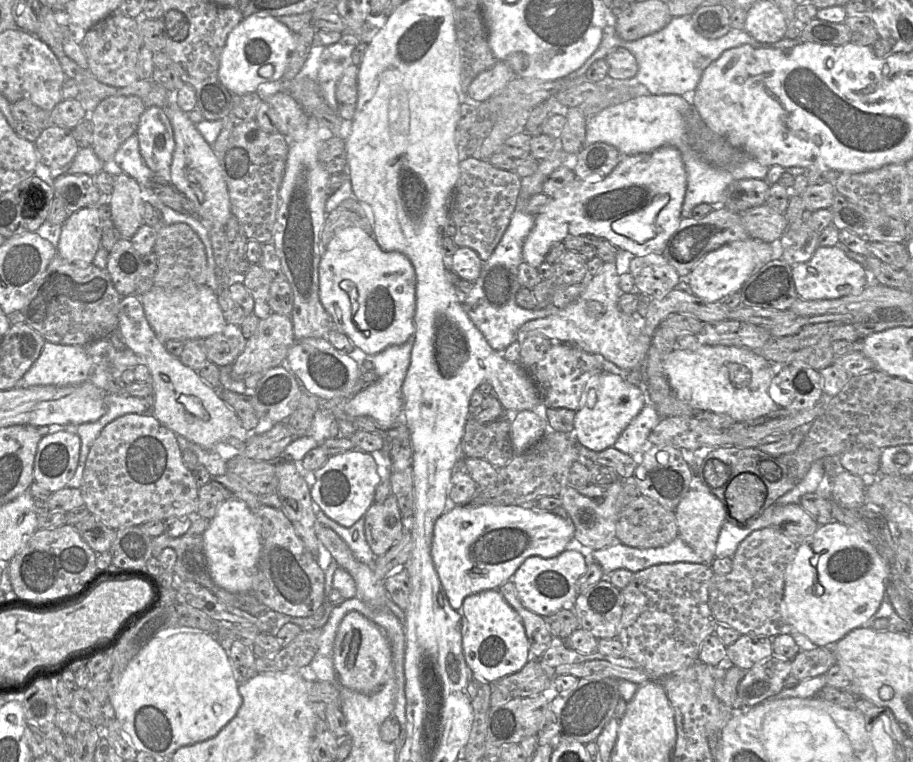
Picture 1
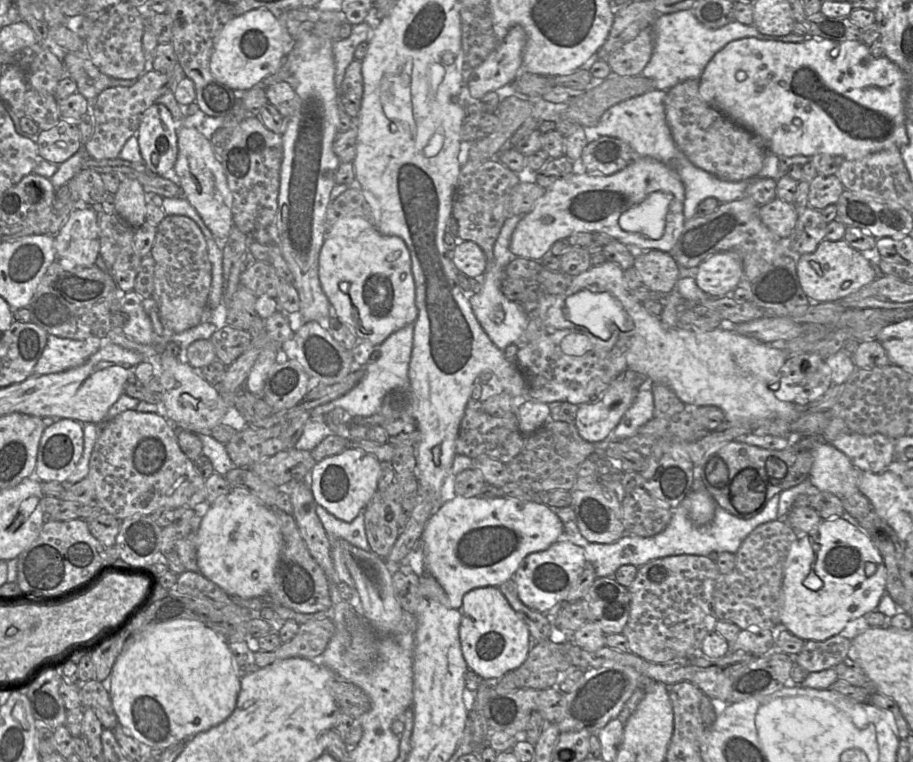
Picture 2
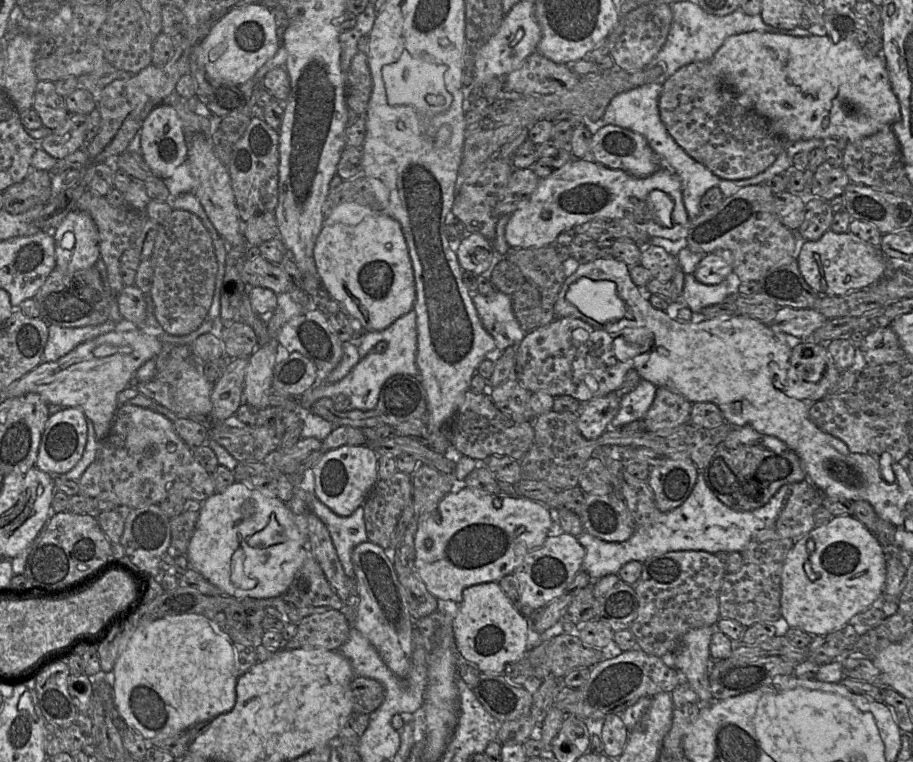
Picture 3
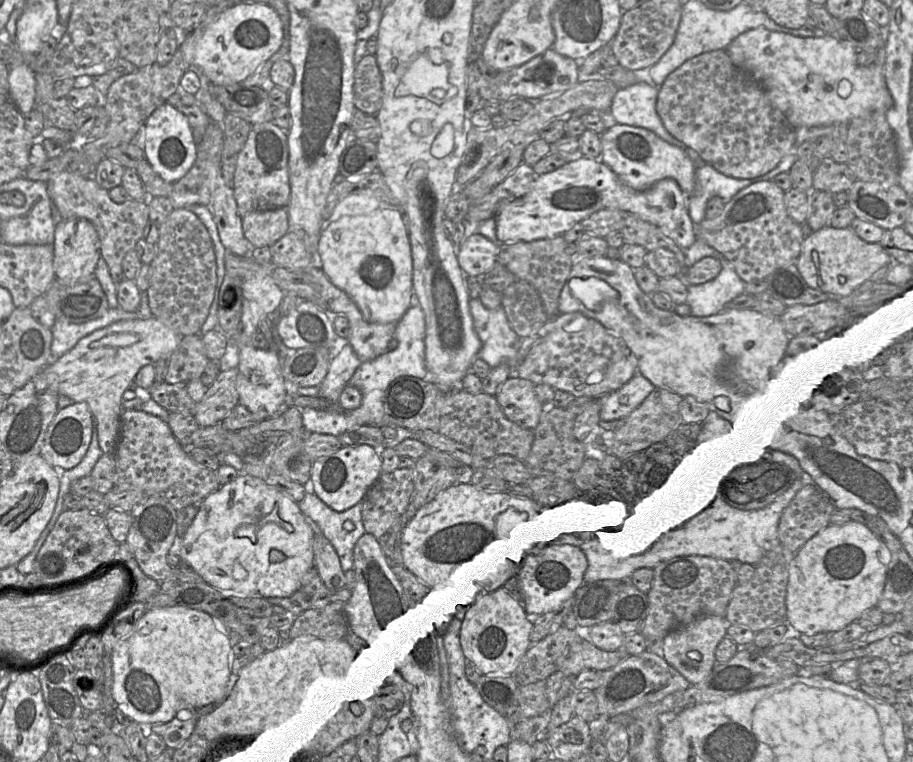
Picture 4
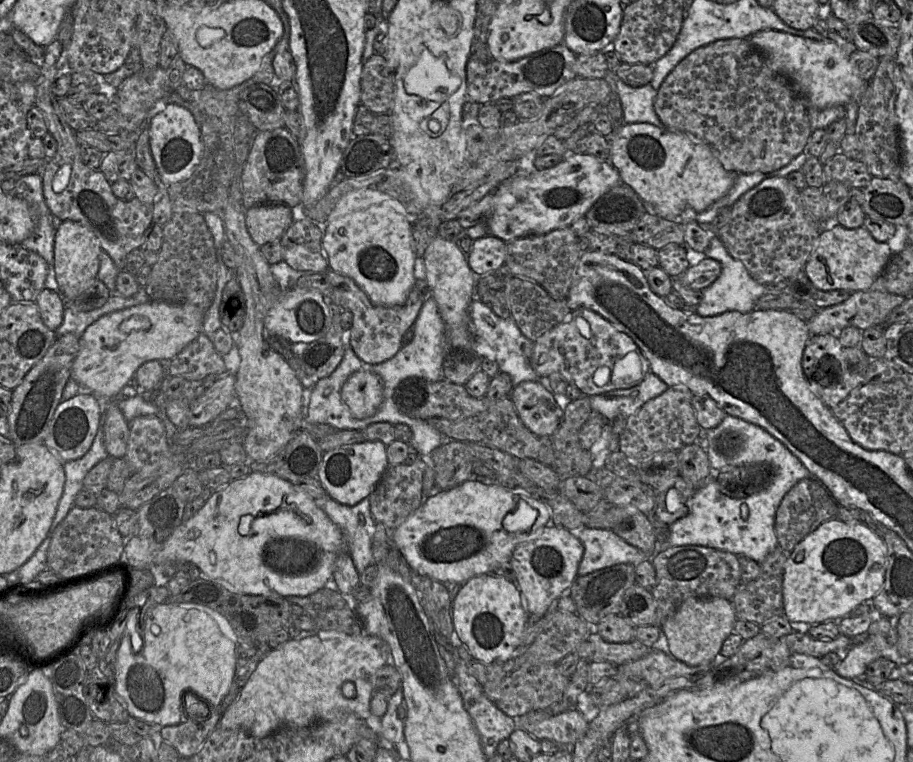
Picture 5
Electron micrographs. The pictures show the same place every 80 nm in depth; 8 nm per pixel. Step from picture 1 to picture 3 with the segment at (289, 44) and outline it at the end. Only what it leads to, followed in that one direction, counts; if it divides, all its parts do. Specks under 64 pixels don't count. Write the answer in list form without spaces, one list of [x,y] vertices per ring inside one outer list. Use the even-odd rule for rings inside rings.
[[[262,3],[234,8],[211,28],[201,46],[202,66],[212,79],[243,84],[272,59],[279,49],[275,16]]]

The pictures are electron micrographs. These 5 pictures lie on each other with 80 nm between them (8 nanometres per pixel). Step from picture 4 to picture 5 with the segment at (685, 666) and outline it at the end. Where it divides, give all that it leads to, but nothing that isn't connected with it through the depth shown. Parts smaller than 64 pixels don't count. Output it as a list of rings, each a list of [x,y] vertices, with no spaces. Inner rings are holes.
[[[688,598],[662,624],[668,654],[692,667],[716,662],[724,641],[733,633],[736,620],[734,607],[729,599]]]

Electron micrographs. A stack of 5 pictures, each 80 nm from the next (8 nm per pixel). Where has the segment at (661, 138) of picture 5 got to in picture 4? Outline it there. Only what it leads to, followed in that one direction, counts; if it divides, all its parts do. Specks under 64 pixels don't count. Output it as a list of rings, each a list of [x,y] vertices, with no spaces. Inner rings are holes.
[[[617,123],[609,126],[600,139],[601,161],[631,188],[645,191],[662,179],[672,178],[685,194],[694,190],[697,163],[683,146],[670,144],[648,129]]]

